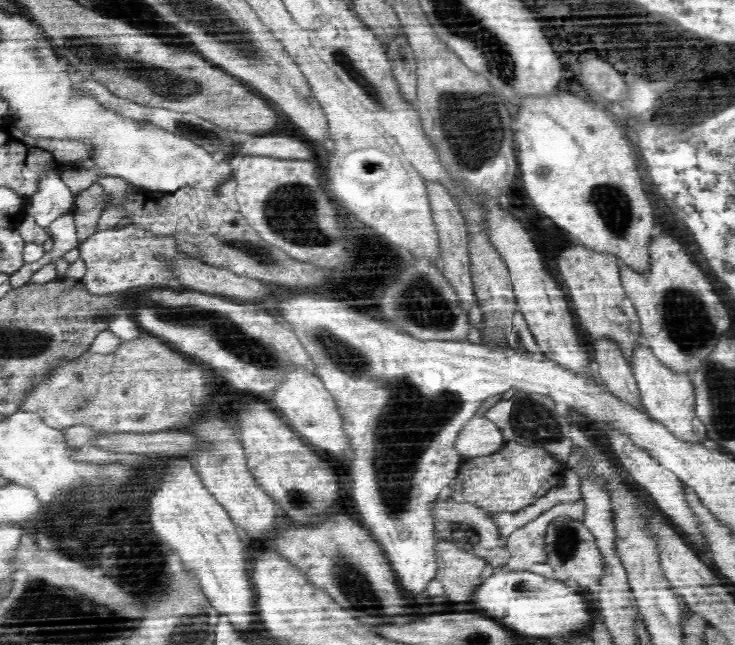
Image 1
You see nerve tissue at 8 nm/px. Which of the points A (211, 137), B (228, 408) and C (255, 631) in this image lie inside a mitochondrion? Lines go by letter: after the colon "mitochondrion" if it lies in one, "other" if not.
A: mitochondrion
B: other
C: other

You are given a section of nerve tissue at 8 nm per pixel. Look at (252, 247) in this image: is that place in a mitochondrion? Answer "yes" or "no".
yes

